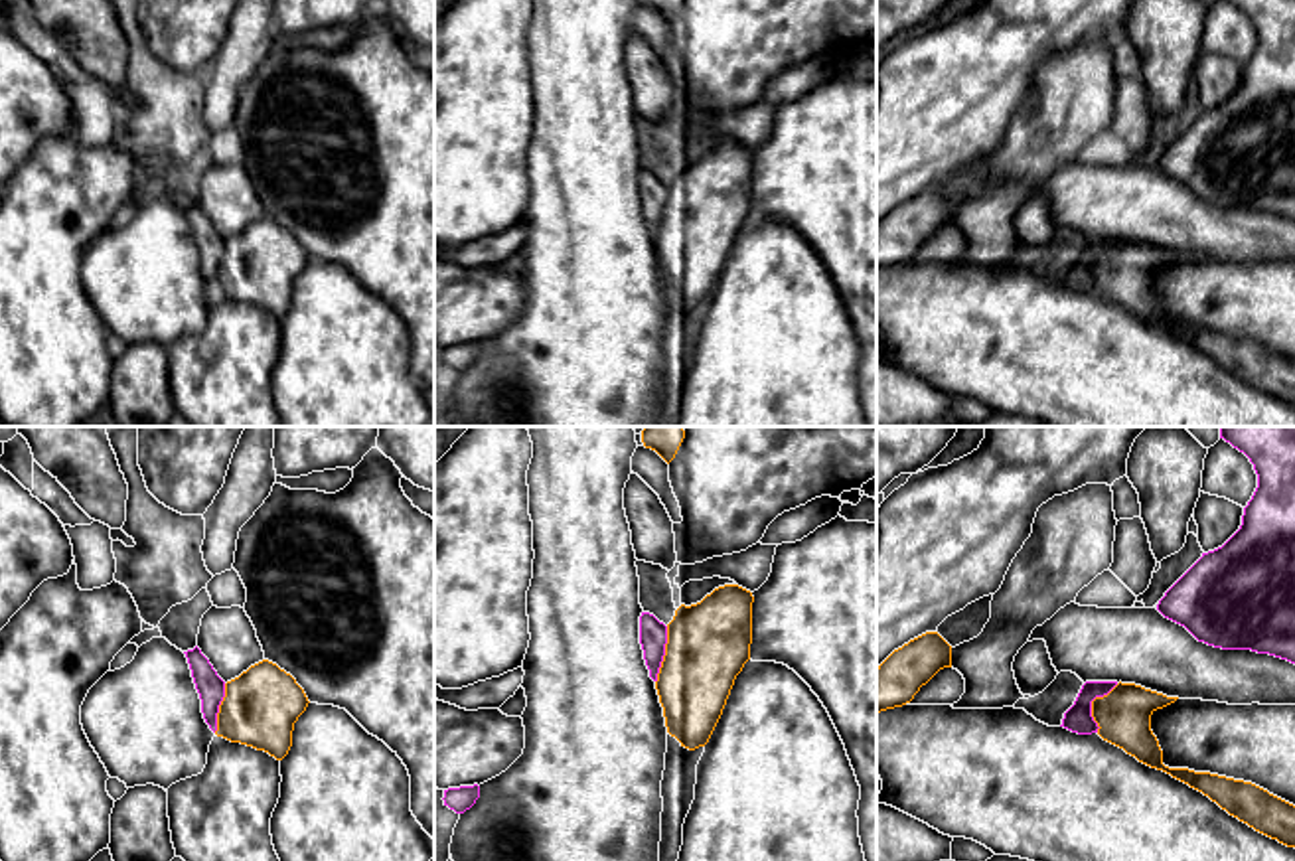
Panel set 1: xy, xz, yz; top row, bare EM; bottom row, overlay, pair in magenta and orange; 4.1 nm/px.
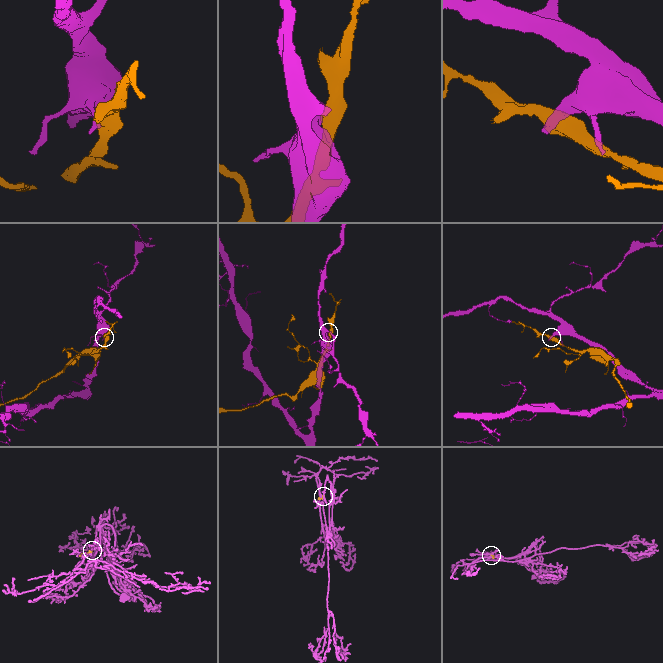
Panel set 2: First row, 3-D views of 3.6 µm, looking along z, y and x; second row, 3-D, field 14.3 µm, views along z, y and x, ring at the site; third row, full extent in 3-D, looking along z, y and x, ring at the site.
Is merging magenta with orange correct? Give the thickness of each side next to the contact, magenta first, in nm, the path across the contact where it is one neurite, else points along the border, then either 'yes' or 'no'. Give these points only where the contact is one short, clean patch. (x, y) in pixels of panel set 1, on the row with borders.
calibres 110 and 220 nm; border yz (1118, 684), (1092, 702), (1096, 731); no

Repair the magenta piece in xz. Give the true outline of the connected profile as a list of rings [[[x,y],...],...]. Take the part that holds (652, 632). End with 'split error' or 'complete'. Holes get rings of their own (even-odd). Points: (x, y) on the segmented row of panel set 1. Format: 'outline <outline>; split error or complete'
outline [[[642,612],[640,616],[640,644],[649,677],[657,681],[657,673],[665,656],[667,626],[649,612]]]; complete

